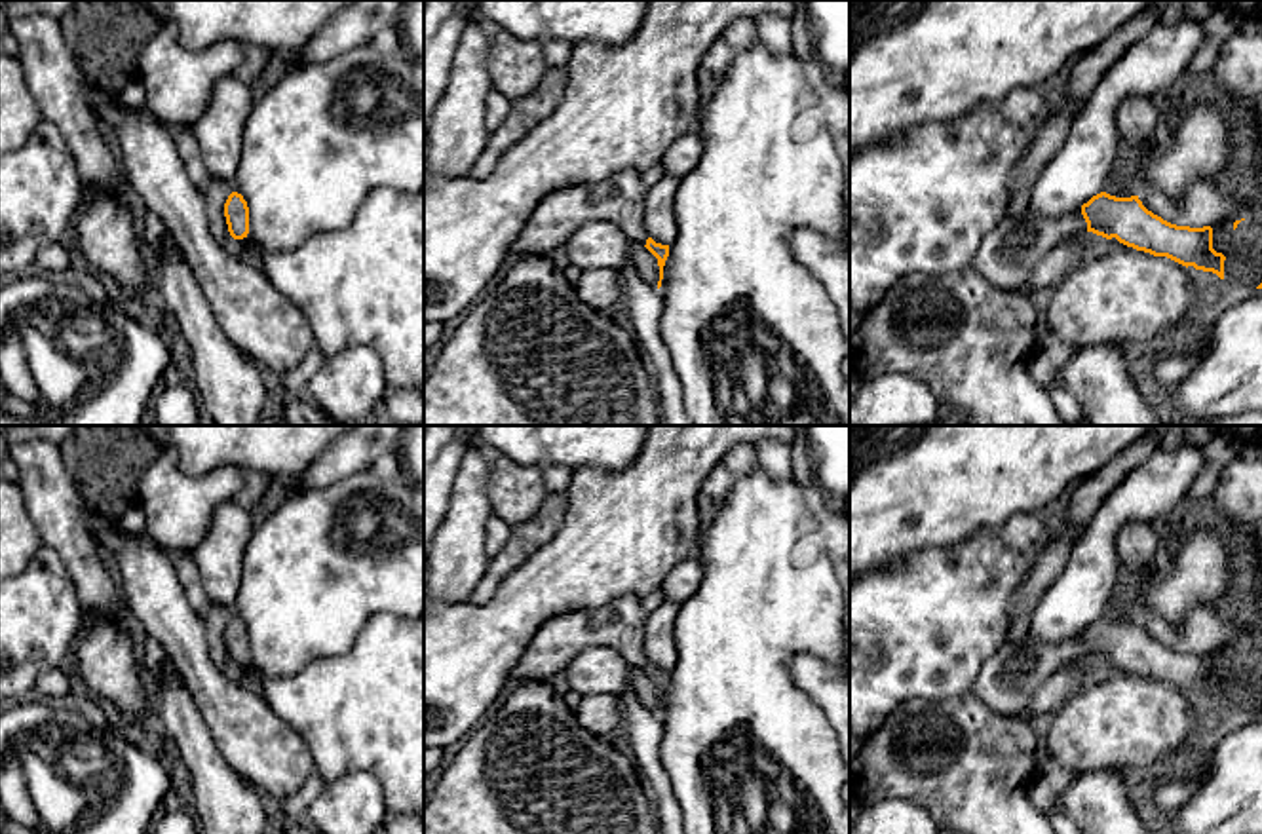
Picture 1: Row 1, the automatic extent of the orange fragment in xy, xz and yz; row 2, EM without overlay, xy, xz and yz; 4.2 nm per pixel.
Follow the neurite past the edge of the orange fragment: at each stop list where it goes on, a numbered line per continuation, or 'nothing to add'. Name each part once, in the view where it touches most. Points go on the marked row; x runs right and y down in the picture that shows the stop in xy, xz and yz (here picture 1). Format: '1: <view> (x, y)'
1: yz (1008, 255)

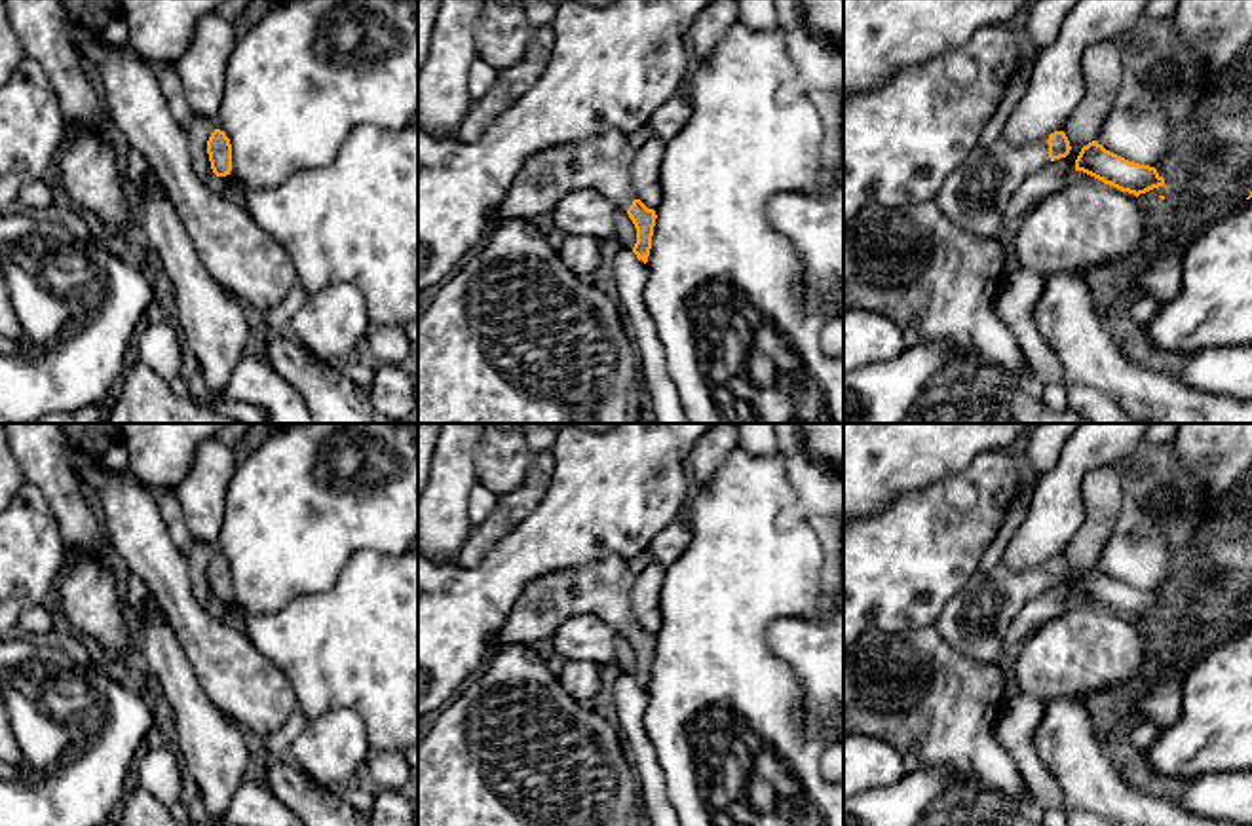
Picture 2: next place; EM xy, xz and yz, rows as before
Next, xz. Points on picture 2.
1: xz (603, 164)

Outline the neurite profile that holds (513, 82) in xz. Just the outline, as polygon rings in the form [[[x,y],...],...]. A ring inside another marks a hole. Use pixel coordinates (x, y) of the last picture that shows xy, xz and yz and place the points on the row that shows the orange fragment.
[[[551,25],[536,30],[526,55],[517,65],[500,70],[492,89],[483,99],[471,103],[462,125],[456,129],[456,142],[477,142],[490,123],[540,80],[549,63],[553,44]]]

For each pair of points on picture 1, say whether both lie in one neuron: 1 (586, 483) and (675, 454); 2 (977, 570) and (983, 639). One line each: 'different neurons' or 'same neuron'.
1: same neuron
2: same neuron

